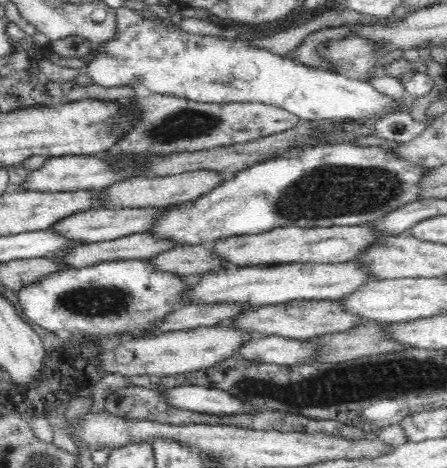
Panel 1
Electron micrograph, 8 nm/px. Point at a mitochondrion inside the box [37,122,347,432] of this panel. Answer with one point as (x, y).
(110, 301)

